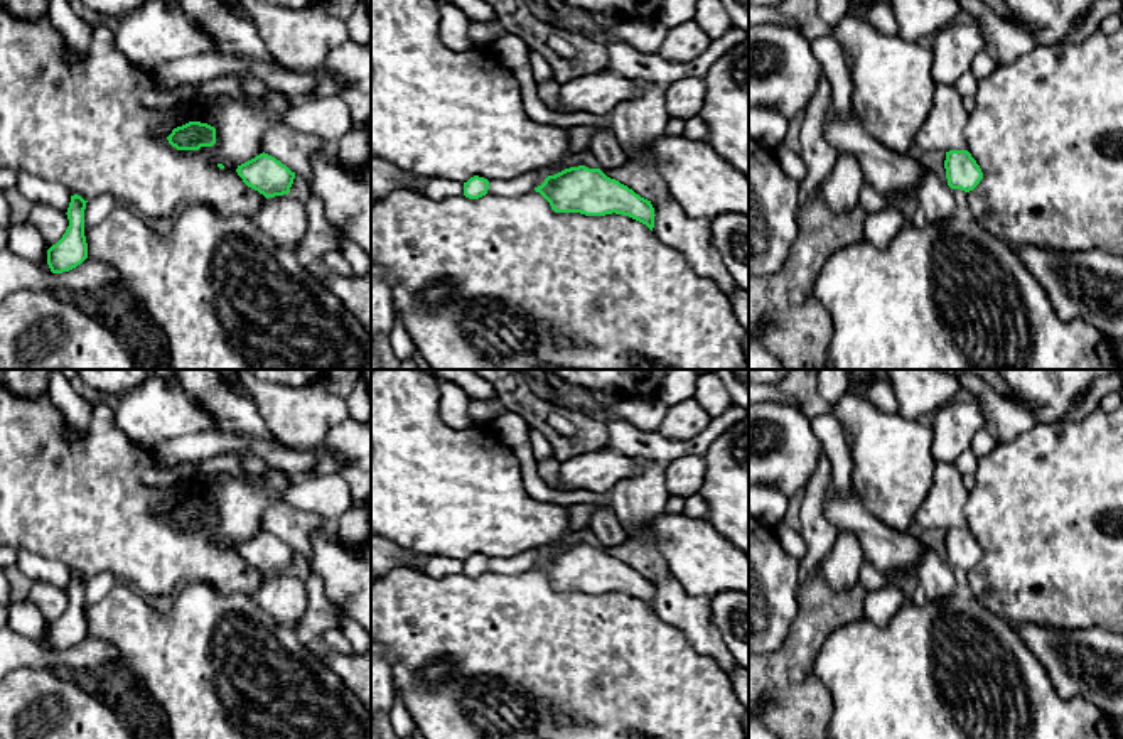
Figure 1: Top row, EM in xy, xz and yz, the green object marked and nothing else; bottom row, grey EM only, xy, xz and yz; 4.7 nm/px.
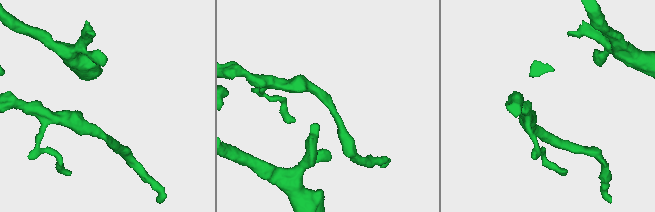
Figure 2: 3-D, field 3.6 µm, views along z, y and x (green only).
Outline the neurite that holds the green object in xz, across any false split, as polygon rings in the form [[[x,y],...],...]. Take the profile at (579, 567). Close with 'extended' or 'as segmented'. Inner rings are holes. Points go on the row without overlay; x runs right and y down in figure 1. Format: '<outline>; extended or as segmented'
[[[585,543],[565,547],[548,553],[535,565],[555,591],[580,591],[585,594],[622,592],[651,609],[654,606],[654,585],[627,564],[607,555],[600,547]]]; as segmented

